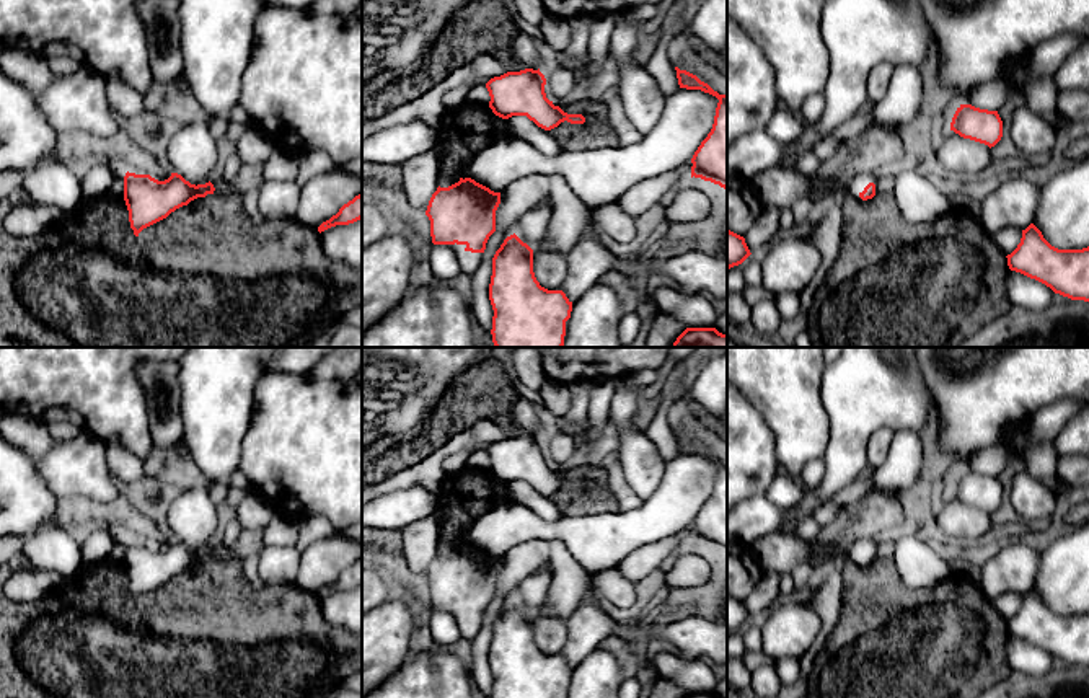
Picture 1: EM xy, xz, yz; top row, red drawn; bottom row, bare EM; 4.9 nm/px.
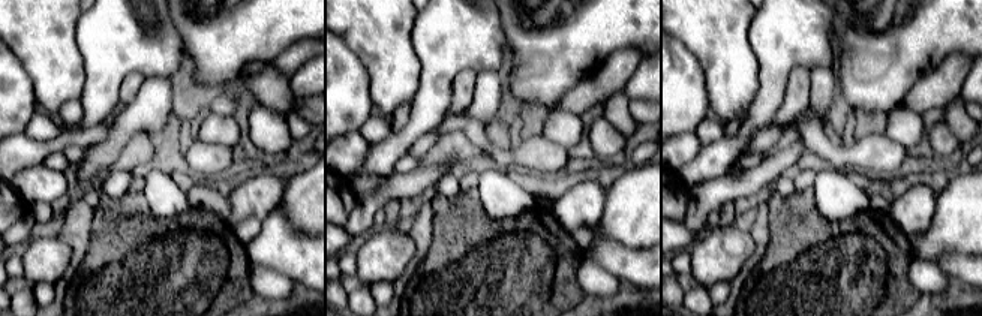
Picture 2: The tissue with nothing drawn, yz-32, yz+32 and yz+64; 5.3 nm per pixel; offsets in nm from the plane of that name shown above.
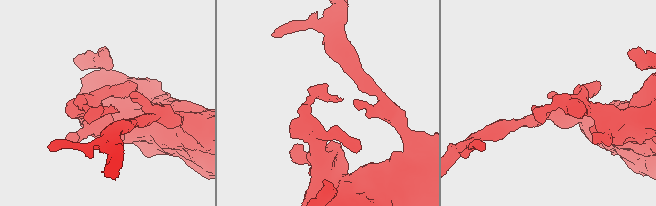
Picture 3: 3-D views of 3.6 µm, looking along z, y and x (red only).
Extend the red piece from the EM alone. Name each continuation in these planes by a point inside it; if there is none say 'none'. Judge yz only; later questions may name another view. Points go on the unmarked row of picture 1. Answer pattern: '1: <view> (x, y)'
none

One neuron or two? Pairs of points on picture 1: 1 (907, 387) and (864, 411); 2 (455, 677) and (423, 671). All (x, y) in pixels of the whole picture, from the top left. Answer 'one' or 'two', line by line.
1: one
2: one

